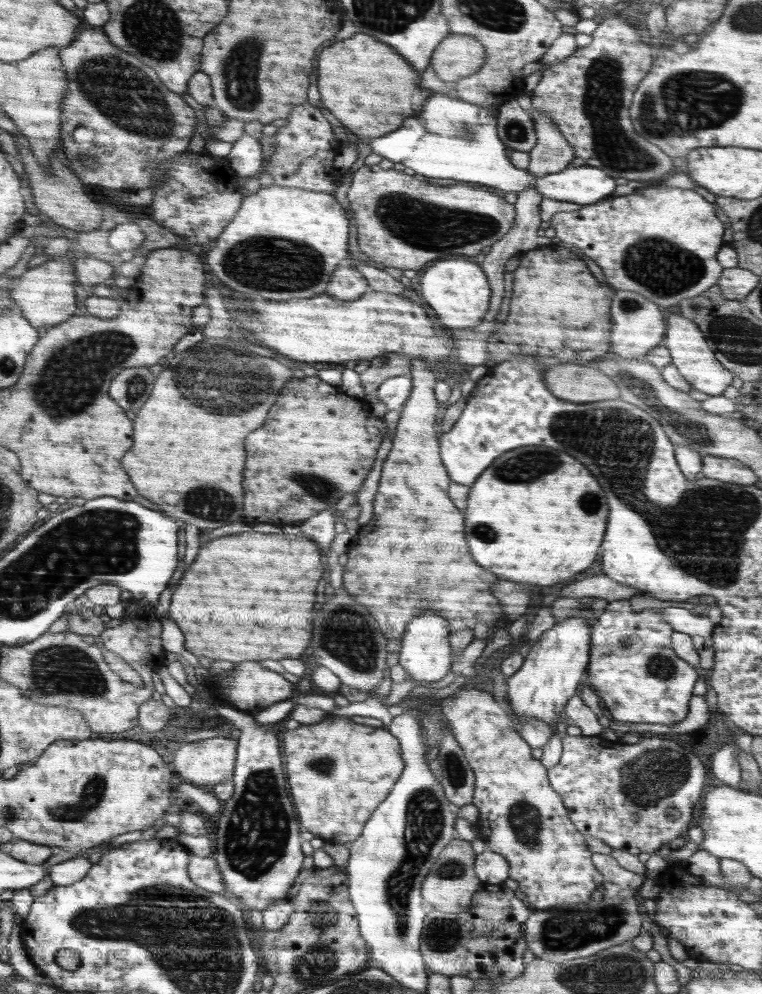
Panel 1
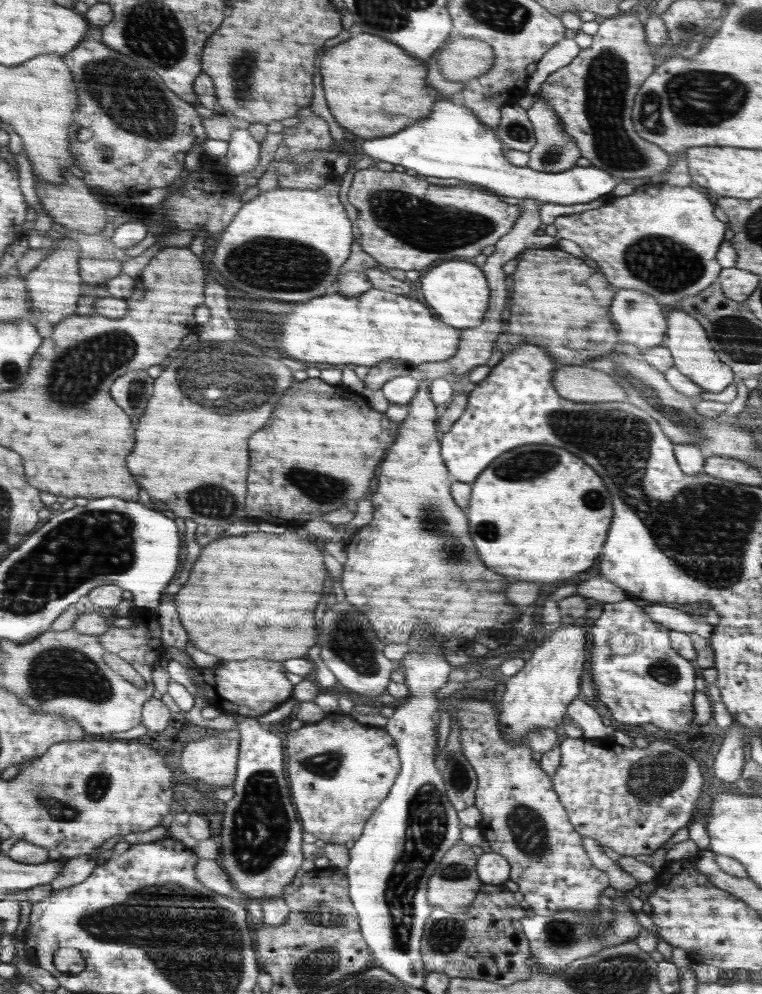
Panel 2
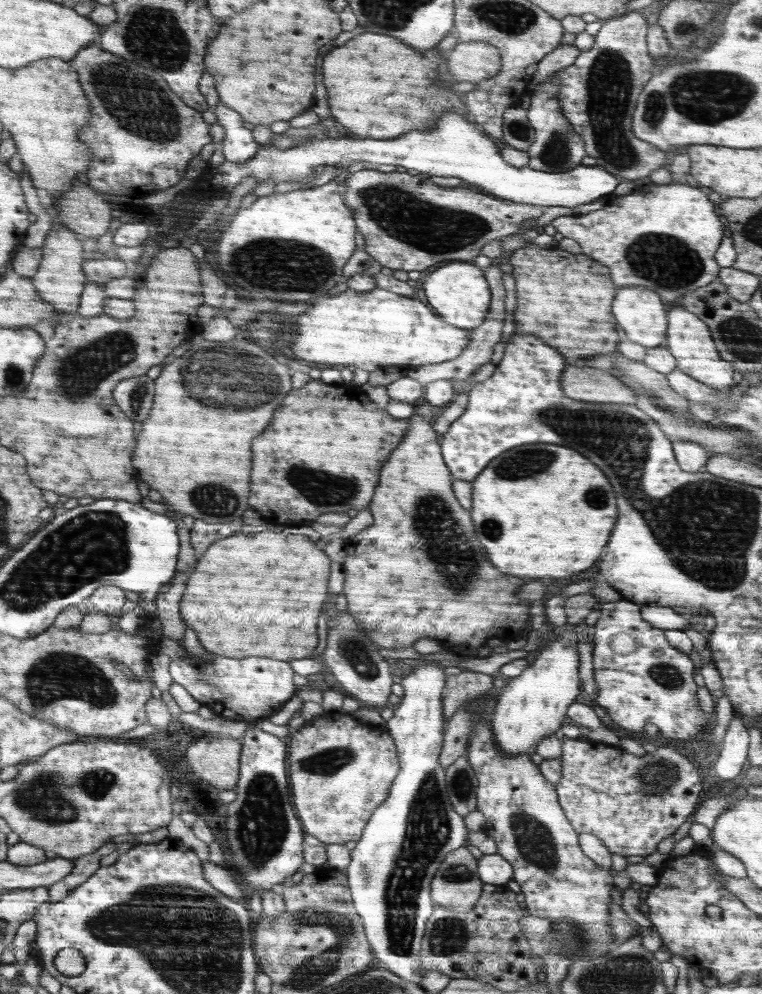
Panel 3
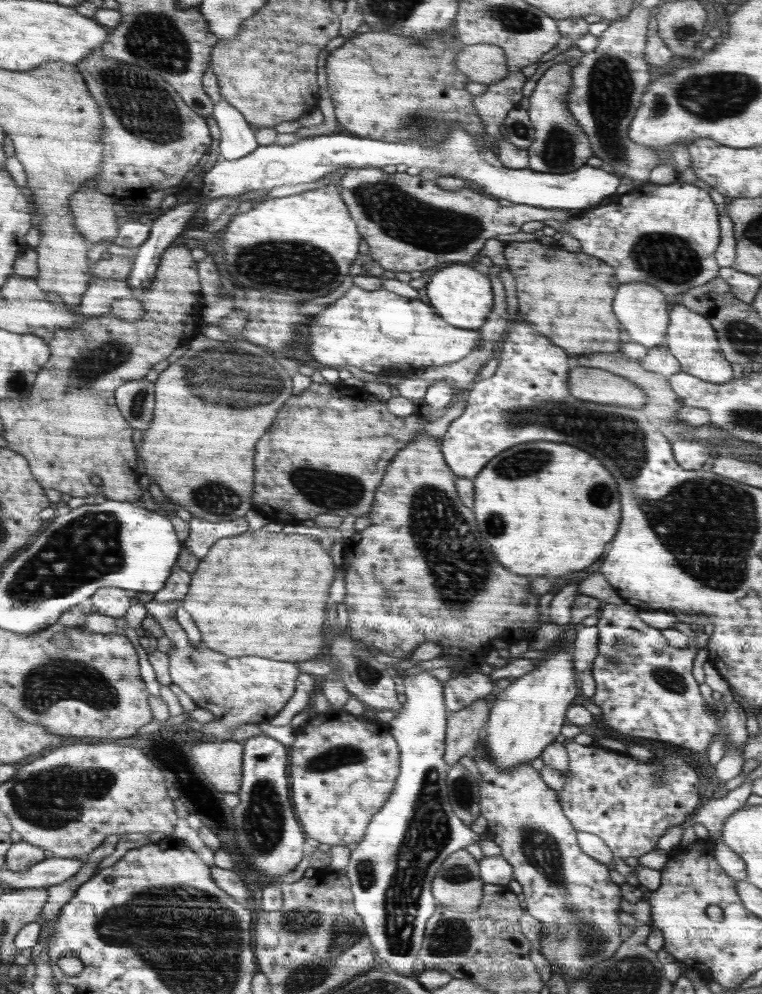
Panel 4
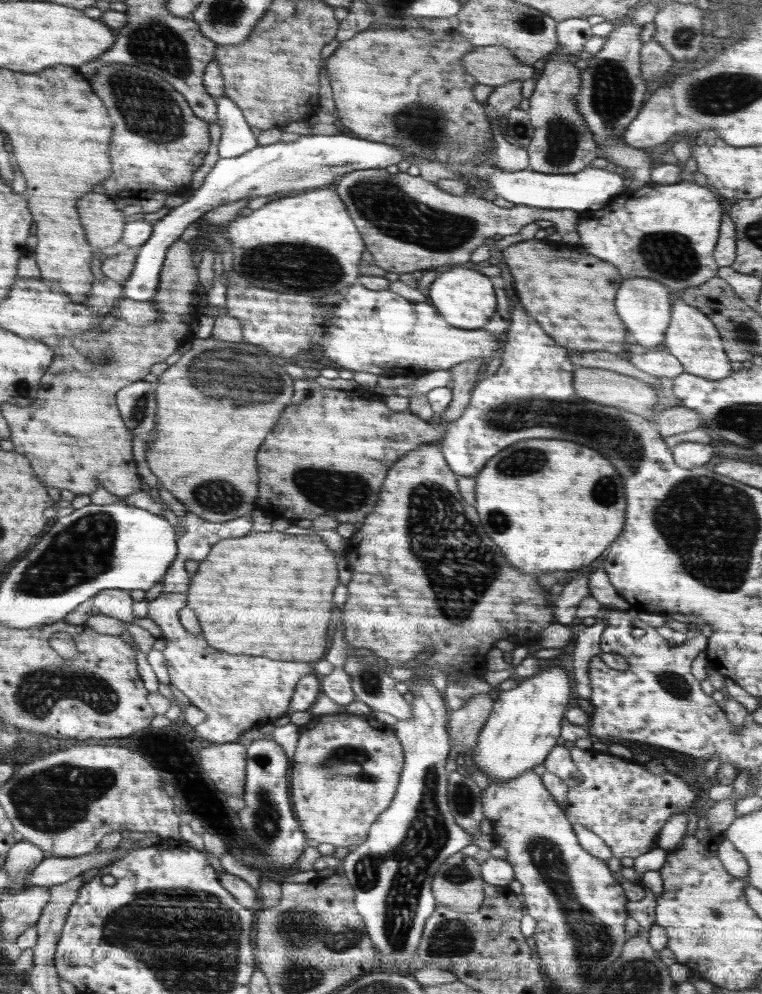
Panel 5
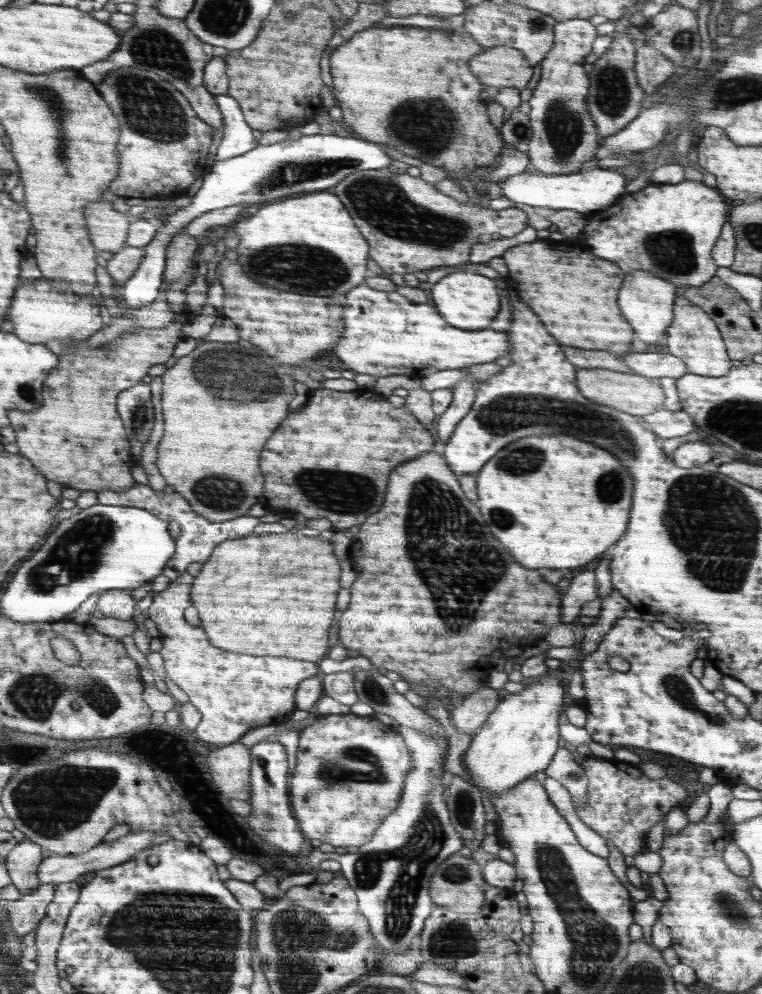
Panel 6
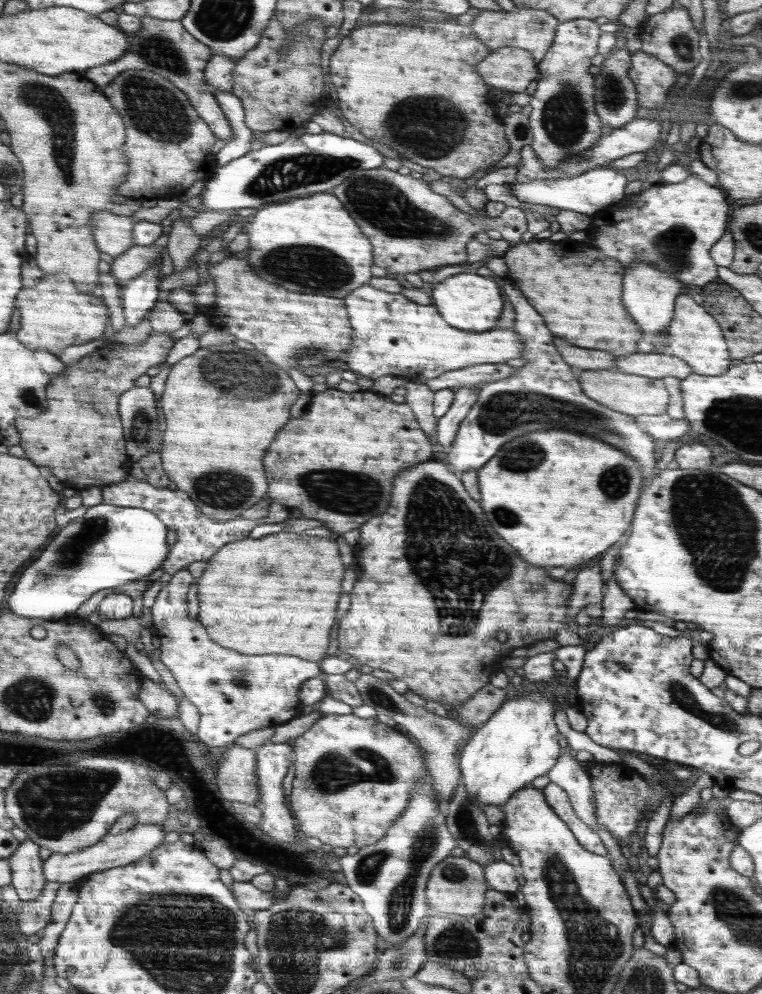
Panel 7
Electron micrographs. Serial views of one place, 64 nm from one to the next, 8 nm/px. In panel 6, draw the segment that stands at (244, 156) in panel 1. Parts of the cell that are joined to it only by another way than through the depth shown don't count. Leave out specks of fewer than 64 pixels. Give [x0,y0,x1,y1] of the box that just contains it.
[215,95,258,162]

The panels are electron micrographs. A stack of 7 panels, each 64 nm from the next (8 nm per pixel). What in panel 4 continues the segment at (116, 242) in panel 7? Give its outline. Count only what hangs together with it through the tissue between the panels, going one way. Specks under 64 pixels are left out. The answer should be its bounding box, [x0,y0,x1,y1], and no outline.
[69,186,122,242]

